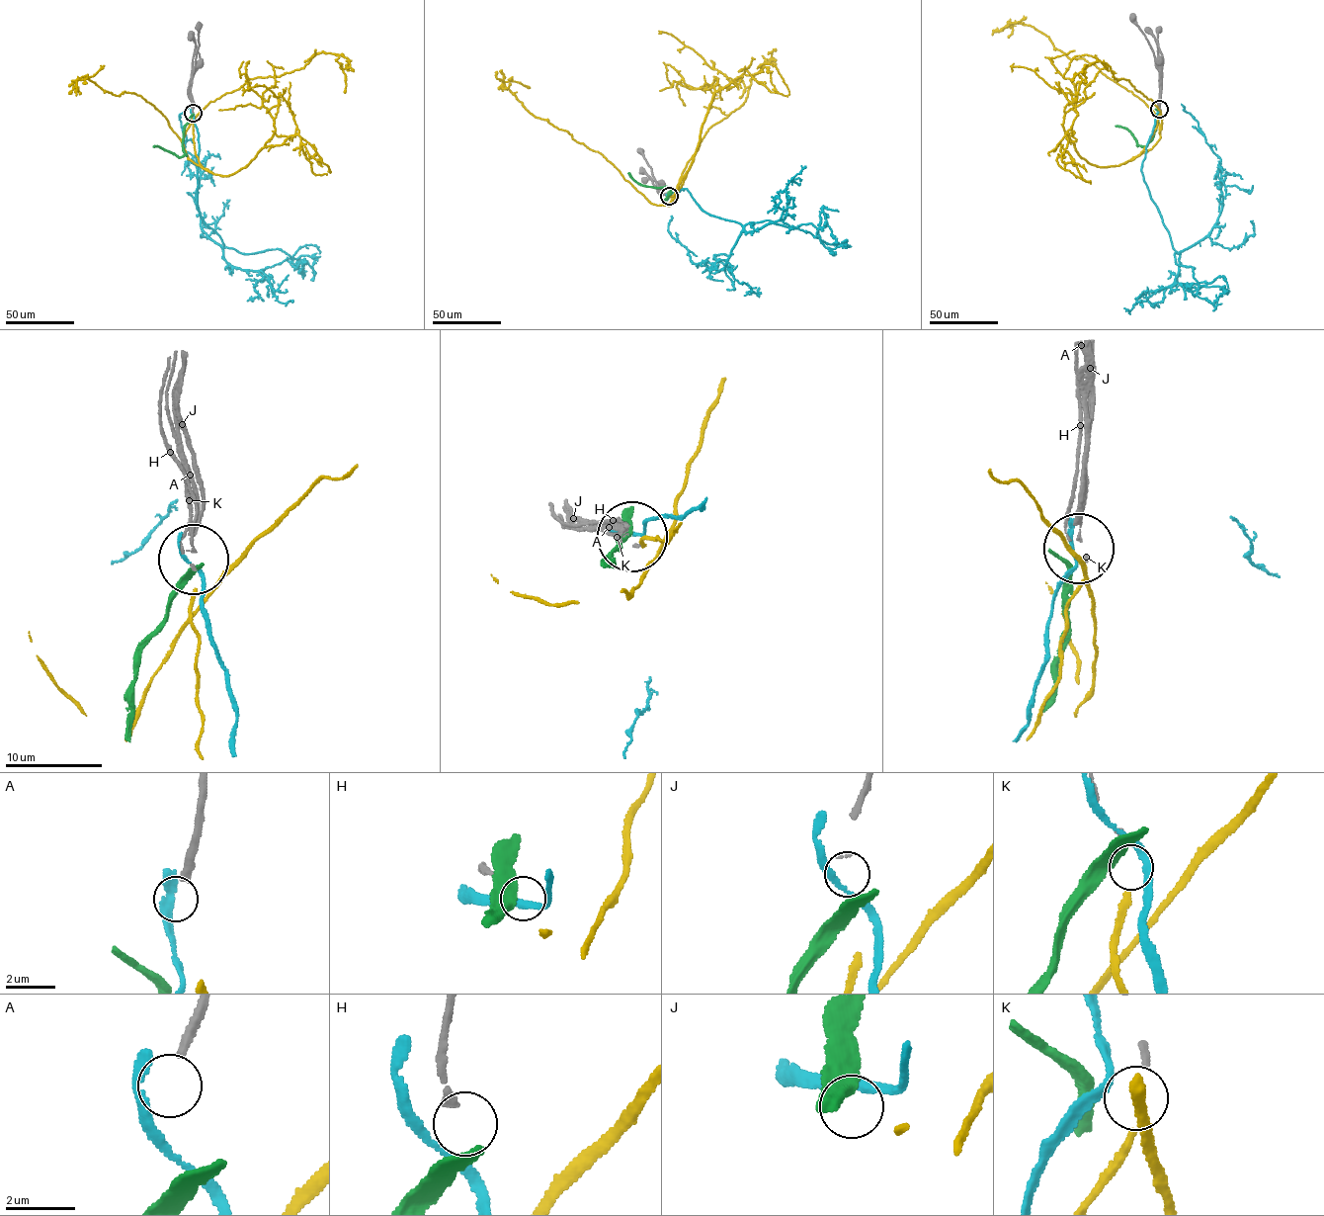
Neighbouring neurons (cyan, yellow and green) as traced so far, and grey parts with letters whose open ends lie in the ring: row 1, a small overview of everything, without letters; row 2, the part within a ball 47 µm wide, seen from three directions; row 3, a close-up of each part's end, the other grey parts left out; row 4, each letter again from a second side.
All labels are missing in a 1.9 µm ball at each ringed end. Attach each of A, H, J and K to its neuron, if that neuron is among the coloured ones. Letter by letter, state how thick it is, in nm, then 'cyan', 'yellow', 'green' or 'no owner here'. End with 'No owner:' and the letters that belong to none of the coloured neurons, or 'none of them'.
A: 280 nm | no owner here
H: 180 nm | no owner here
J: 100 nm | no owner here
K: 200 nm | no owner here
No owner: A, H, J, K

